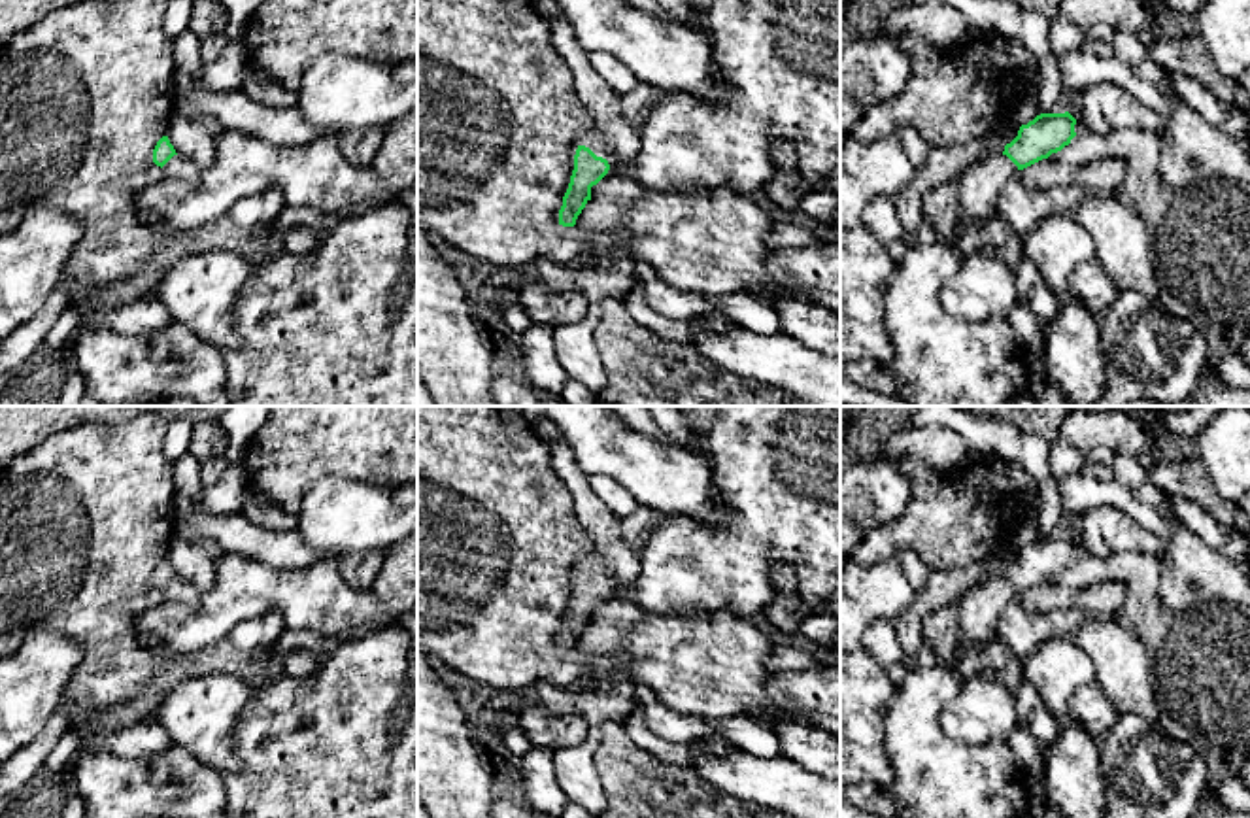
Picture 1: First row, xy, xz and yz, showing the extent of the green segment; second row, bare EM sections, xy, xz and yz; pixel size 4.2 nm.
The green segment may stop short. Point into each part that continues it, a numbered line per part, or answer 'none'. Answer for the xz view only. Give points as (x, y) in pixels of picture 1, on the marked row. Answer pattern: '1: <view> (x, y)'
1: xz (591, 138)

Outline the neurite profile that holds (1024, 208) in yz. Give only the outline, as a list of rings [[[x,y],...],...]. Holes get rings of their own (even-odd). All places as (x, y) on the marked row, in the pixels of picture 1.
[[[1016,174],[999,191],[997,212],[1008,229],[1022,238],[1052,215],[1073,213],[1088,191],[1076,183],[1031,189]]]

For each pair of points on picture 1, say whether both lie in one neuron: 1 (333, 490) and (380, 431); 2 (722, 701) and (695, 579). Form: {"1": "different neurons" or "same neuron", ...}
{"1": "different neurons", "2": "different neurons"}

